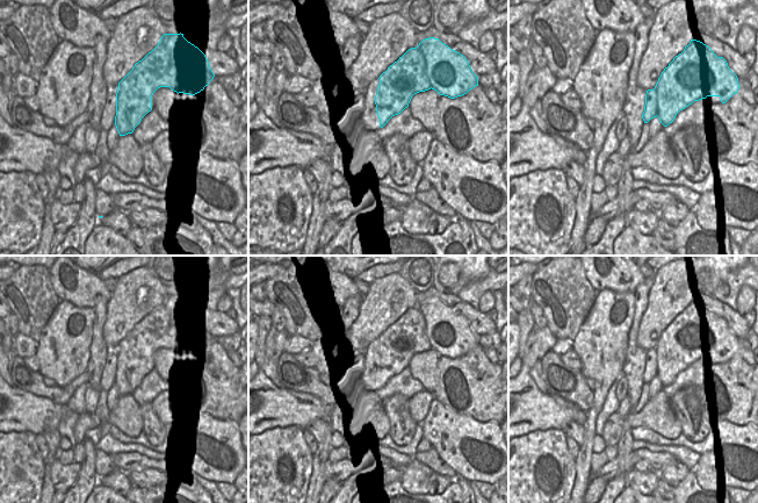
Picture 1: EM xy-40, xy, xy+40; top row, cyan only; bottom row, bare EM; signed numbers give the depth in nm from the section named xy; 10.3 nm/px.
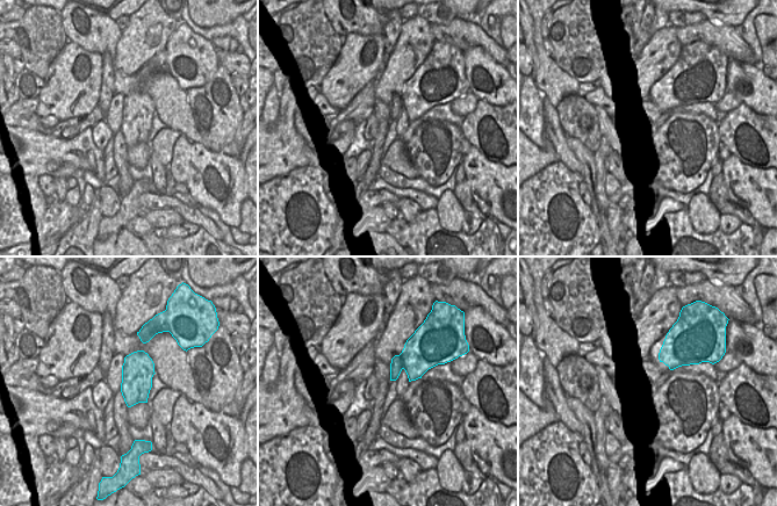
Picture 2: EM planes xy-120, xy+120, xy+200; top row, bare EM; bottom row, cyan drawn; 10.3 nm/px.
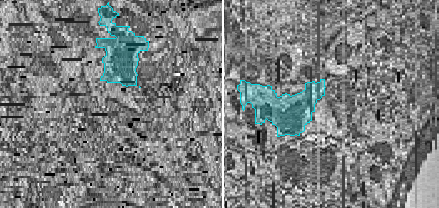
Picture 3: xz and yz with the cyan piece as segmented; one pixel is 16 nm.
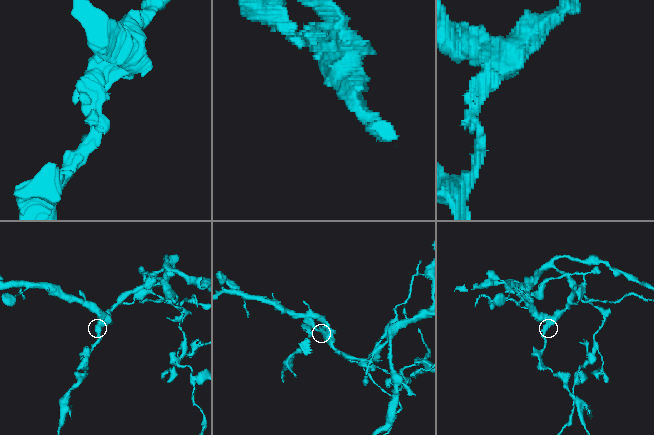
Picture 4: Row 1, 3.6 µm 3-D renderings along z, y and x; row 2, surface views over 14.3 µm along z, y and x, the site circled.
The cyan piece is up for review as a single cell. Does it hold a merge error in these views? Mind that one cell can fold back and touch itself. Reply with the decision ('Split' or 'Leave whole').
Split.

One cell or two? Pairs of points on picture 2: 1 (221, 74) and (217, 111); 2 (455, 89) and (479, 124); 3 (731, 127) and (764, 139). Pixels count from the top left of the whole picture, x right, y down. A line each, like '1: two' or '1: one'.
1: one
2: two
3: one

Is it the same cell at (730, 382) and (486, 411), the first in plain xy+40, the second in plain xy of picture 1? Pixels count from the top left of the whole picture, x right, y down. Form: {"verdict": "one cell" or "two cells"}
{"verdict": "one cell"}

